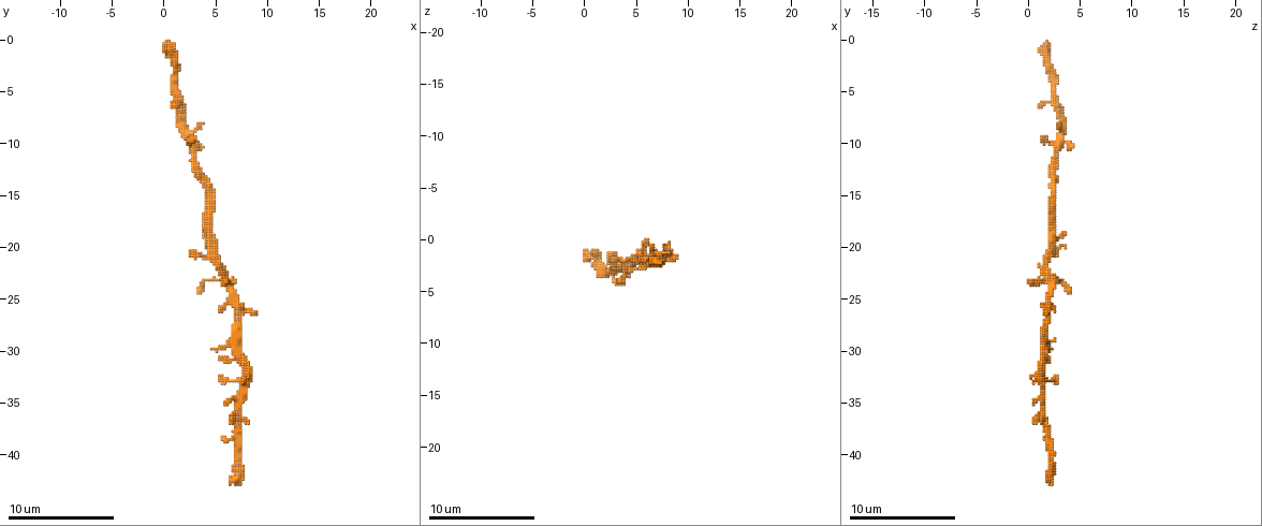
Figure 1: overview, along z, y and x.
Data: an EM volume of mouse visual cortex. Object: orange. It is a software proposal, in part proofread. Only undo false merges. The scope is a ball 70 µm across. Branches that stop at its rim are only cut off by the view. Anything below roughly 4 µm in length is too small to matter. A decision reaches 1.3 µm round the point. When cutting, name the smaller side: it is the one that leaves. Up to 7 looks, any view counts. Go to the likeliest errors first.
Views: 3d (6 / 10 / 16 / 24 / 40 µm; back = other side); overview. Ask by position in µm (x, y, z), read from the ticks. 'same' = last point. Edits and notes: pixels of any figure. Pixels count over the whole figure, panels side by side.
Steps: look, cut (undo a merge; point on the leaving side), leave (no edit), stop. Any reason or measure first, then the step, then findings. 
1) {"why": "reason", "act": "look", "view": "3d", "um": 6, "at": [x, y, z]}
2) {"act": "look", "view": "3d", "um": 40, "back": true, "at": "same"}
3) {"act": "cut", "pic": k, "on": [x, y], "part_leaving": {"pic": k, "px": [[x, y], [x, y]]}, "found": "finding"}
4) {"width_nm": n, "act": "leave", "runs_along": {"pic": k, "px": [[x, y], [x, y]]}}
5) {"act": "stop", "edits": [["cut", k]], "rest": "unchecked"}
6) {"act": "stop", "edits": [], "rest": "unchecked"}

{"why": "arms part here", "act": "look", "view": "3d", "um": 10, "at": [5.2, 21.4, 1.8]}

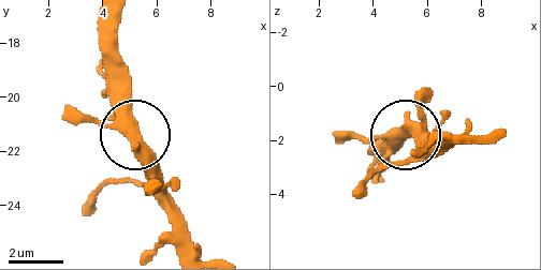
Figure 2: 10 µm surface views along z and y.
{"act": "leave", "runs_along": {"pic": 2, "px": [[137, 130], [142, 168], [178, 208]]}, "found": "continuous, no second neuron"}

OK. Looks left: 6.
{"why": "narrows sharply", "act": "look", "view": "3d", "um": 10, "at": [7.4, 31.0, 1.4]}

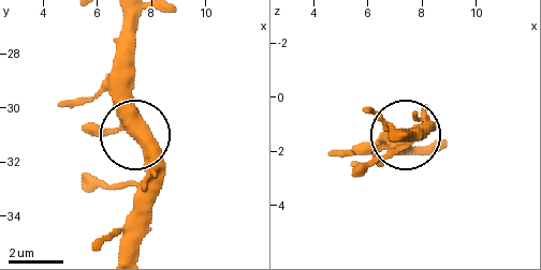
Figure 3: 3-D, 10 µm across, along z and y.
{"arms": 3, "act": "leave", "found": "continuous, no second neuron"}

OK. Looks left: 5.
{"why": "thin neck", "act": "look", "view": "3d", "um": 10, "at": [4.0, 13.8, 2.2]}

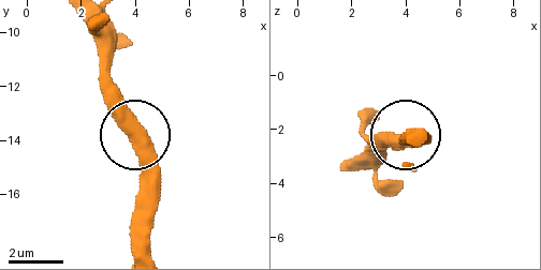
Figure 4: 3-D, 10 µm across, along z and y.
{"act": "look", "view": "3d", "um": 6, "at": "same"}

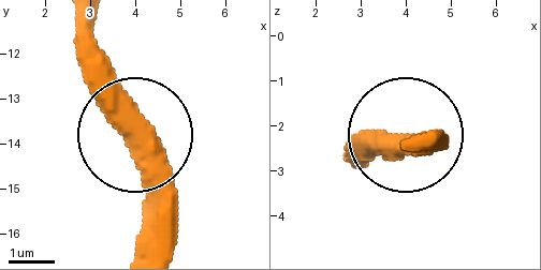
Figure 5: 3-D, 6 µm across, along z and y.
{"act": "leave", "runs_along": {"pic": 5, "px": [[162, 245], [135, 107], [85, 42]]}, "found": "all the same neuron"}

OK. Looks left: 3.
{"act": "stop", "edits": [], "rest": "unchecked"}

